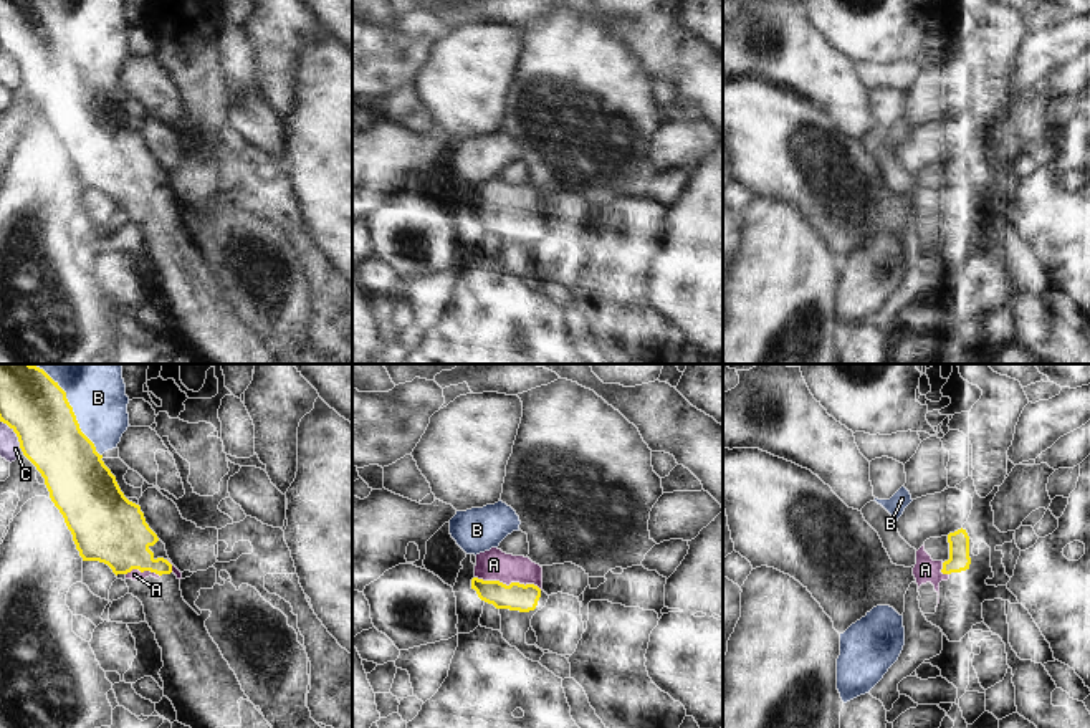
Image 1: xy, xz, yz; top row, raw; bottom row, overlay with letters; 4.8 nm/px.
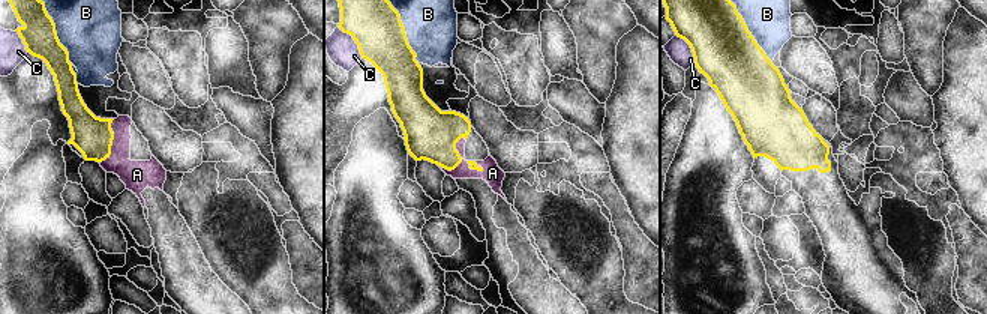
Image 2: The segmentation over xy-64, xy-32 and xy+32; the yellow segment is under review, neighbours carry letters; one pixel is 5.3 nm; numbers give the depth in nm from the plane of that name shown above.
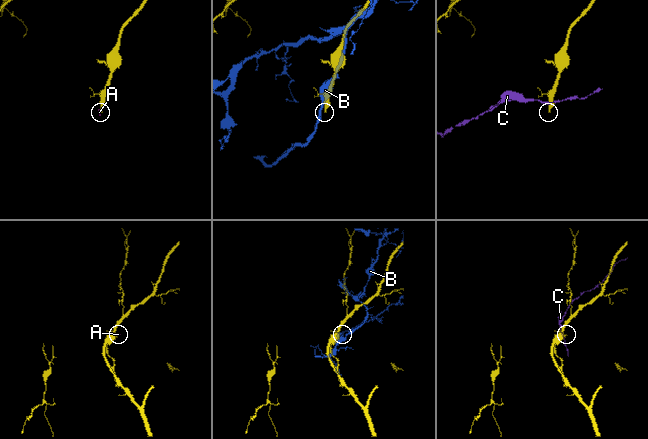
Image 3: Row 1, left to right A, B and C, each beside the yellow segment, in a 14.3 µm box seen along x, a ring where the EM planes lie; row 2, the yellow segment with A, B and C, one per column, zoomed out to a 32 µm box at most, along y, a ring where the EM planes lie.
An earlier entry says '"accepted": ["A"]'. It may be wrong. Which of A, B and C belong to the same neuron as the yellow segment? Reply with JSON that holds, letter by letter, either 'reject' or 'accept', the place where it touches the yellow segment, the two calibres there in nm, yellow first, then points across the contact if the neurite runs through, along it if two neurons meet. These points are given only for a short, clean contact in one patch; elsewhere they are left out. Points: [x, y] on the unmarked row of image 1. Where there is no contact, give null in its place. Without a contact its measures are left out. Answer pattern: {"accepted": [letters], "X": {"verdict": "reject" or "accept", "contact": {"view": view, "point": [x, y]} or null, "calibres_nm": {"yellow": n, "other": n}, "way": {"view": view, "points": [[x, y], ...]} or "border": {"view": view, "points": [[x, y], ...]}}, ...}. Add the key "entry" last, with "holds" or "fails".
{"accepted": ["A"], "A": {"verdict": "accept", "contact": {"view": "xz", "point": [510, 214]}, "calibres_nm": {"yellow": 130, "other": 150}, "way": {"view": "xz", "points": [[516, 225], [510, 214], [493, 194]]}}, "B": {"verdict": "reject", "contact": {"view": "xy", "point": [73, 43]}, "calibres_nm": {"yellow": 300, "other": 280}}, "C": {"verdict": "reject", "contact": {"view": "xy", "point": [17, 65]}, "calibres_nm": {"yellow": 300, "other": 100}}, "entry": "holds"}

